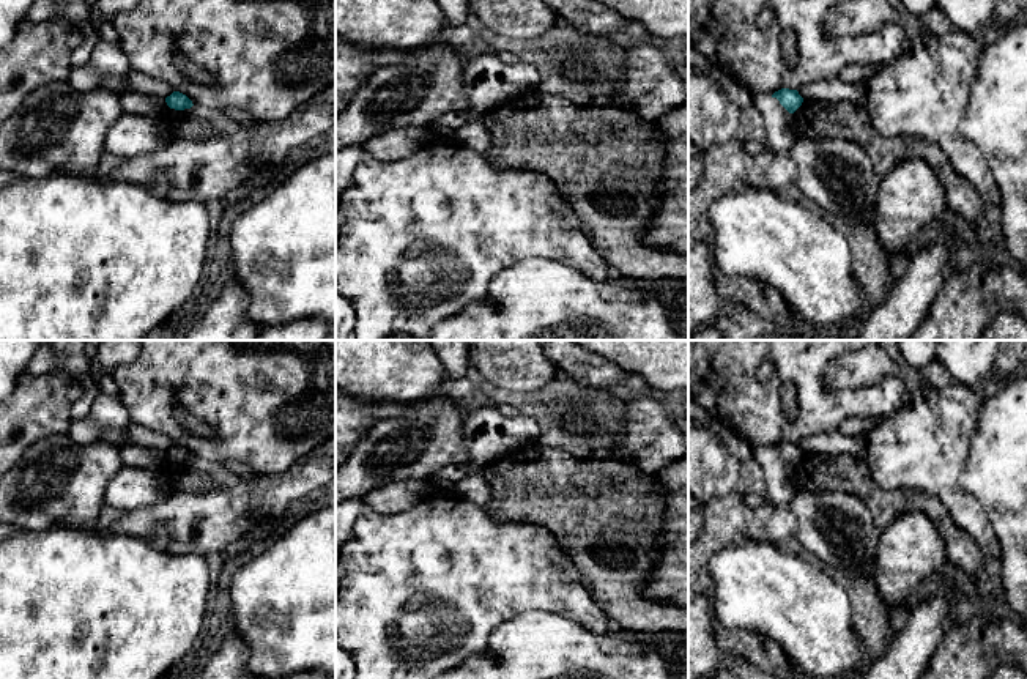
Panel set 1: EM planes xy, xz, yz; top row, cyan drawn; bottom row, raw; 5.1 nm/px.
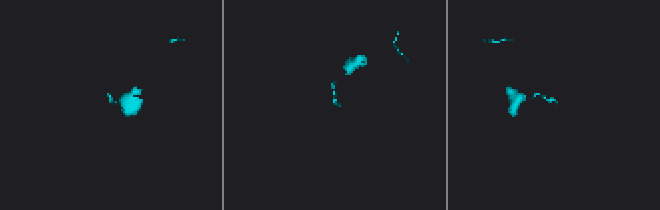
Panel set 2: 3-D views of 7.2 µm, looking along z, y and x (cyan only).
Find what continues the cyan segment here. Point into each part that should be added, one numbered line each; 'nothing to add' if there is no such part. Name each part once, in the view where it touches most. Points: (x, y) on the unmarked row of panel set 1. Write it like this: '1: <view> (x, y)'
nothing to add

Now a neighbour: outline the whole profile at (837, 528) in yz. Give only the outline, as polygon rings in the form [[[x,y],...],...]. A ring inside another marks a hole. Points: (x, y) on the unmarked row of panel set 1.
[[[797,490],[788,507],[795,518],[795,539],[846,589],[868,663],[879,660],[895,630],[876,583],[882,531],[866,503],[846,492]]]

